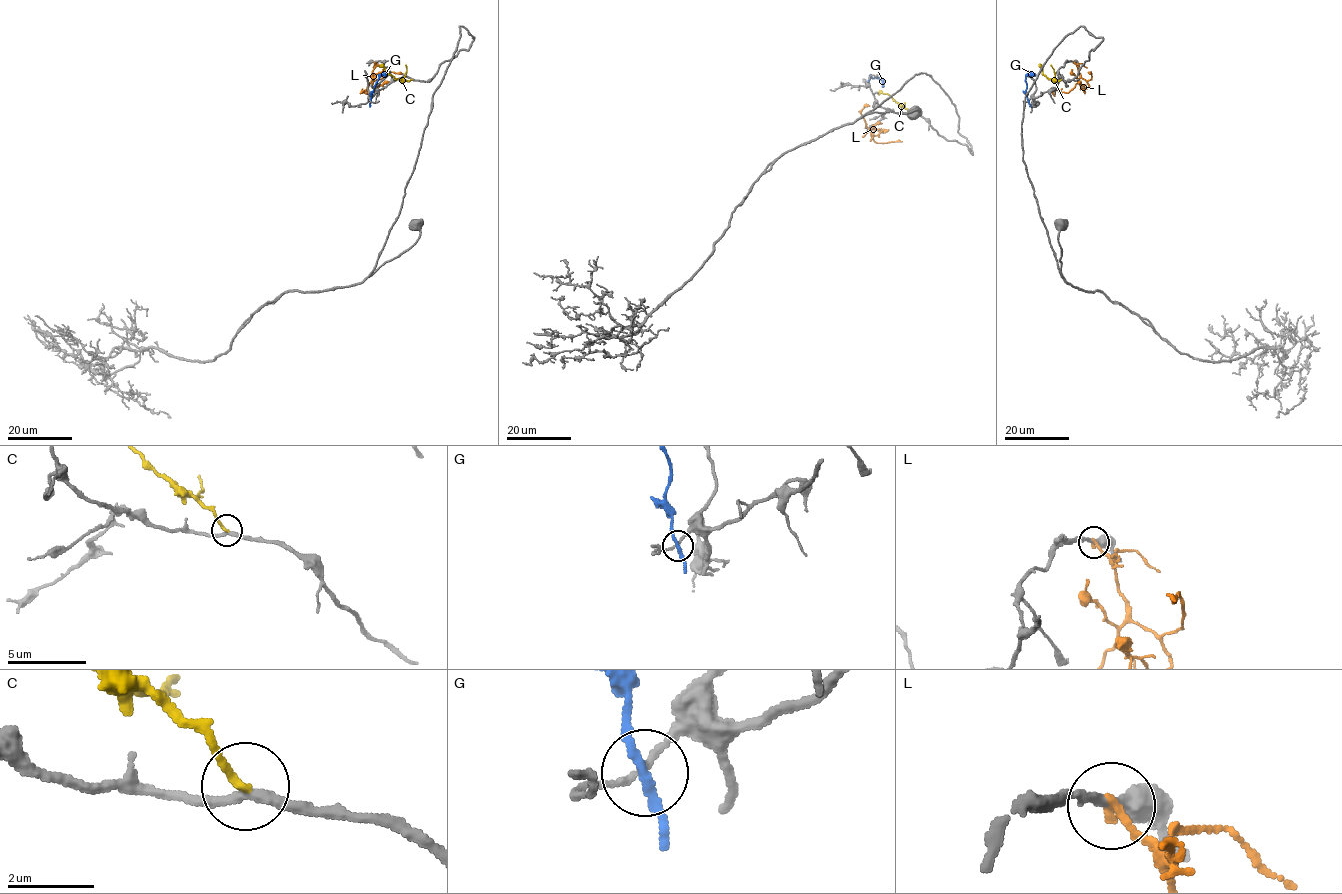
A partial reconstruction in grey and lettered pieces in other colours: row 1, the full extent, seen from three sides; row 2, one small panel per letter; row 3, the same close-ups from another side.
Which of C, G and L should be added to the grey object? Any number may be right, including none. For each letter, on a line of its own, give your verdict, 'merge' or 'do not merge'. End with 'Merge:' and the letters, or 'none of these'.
C: merge
G: do not merge
L: do not merge
Merge: C

